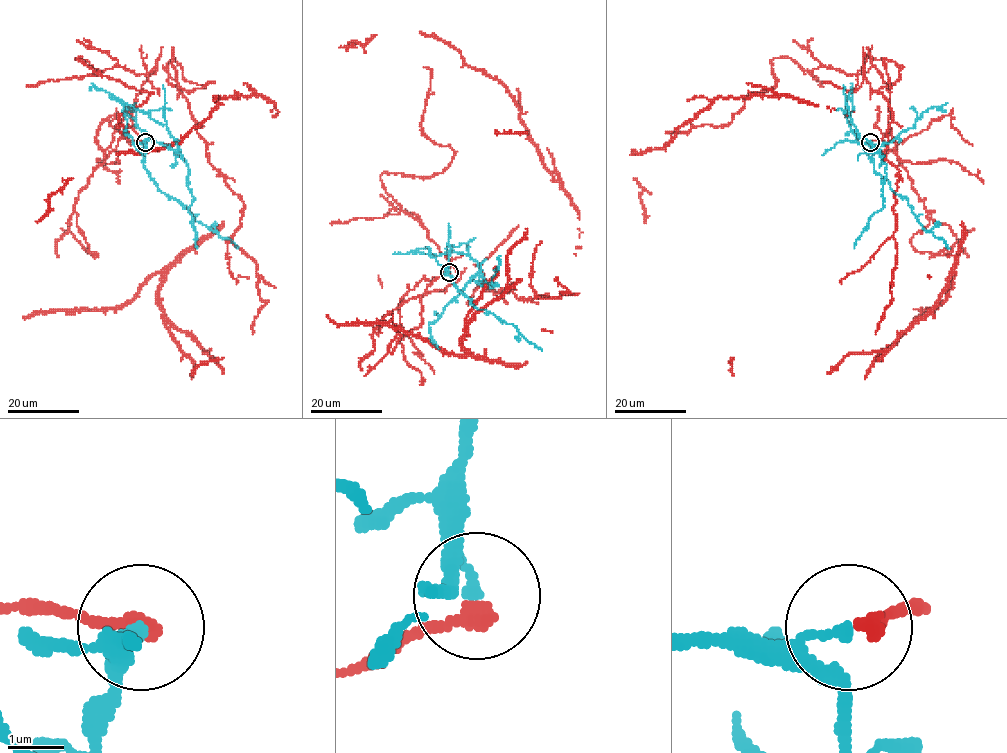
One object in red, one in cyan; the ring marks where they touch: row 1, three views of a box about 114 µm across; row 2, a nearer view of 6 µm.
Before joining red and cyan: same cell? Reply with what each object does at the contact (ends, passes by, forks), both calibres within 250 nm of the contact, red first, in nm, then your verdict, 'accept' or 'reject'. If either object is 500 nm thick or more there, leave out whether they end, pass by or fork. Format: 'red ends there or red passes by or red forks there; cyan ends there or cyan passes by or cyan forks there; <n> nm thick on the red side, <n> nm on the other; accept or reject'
red ends there; cyan ends there; 280 nm thick on the red side, 200 nm on the other; reject

